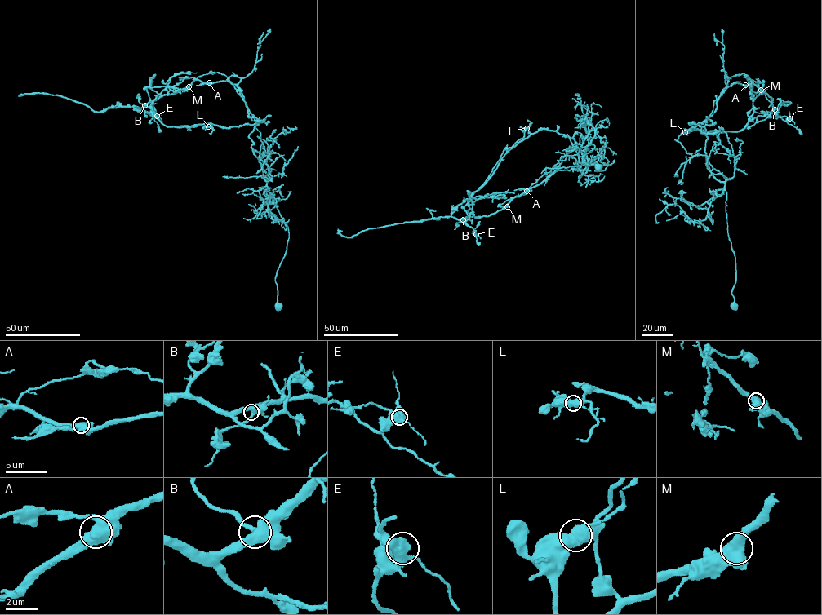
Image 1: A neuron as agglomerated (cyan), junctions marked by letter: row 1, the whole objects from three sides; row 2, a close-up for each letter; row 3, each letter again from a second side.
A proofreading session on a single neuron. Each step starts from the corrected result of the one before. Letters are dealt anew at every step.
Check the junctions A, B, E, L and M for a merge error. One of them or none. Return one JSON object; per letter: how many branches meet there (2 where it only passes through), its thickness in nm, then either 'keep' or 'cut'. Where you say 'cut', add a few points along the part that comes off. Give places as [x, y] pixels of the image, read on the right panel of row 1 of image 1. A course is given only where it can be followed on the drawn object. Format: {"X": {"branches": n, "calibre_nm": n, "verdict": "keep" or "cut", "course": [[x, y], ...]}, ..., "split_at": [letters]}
{"A": {"branches": 3, "calibre_nm": 550, "verdict": "keep"}, "B": {"branches": 3, "calibre_nm": 550, "verdict": "keep"}, "E": {"branches": 3, "calibre_nm": 600, "verdict": "keep"}, "L": {"branches": 3, "calibre_nm": 600, "verdict": "cut", "course": [[685, 132], [738, 131], [754, 117], [775, 112], [770, 98], [753, 82], [727, 86], [722, 29]]}, "M": {"branches": 3, "calibre_nm": 600, "verdict": "keep"}, "split_at": ["L"]}

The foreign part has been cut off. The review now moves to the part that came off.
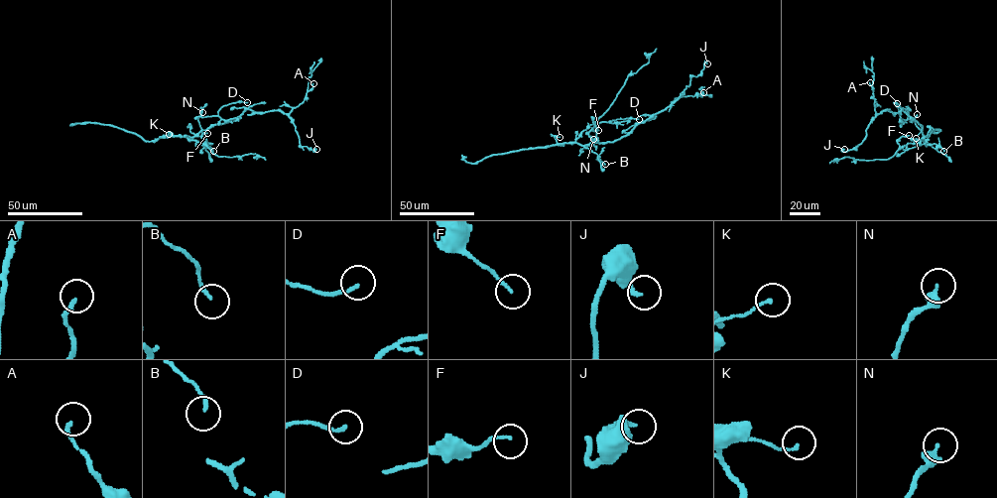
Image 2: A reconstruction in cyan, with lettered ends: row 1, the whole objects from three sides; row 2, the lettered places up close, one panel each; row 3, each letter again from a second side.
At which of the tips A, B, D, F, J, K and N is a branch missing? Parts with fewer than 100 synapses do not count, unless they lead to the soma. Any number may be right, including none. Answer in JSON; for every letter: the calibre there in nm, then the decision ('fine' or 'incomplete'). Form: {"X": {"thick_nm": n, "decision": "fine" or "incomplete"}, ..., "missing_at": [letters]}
{"A": {"thick_nm": 180, "decision": "fine"}, "B": {"thick_nm": 140, "decision": "fine"}, "D": {"thick_nm": 140, "decision": "fine"}, "F": {"thick_nm": 120, "decision": "fine"}, "J": {"thick_nm": 240, "decision": "fine"}, "K": {"thick_nm": 130, "decision": "fine"}, "N": {"thick_nm": 340, "decision": "fine"}, "missing_at": []}

